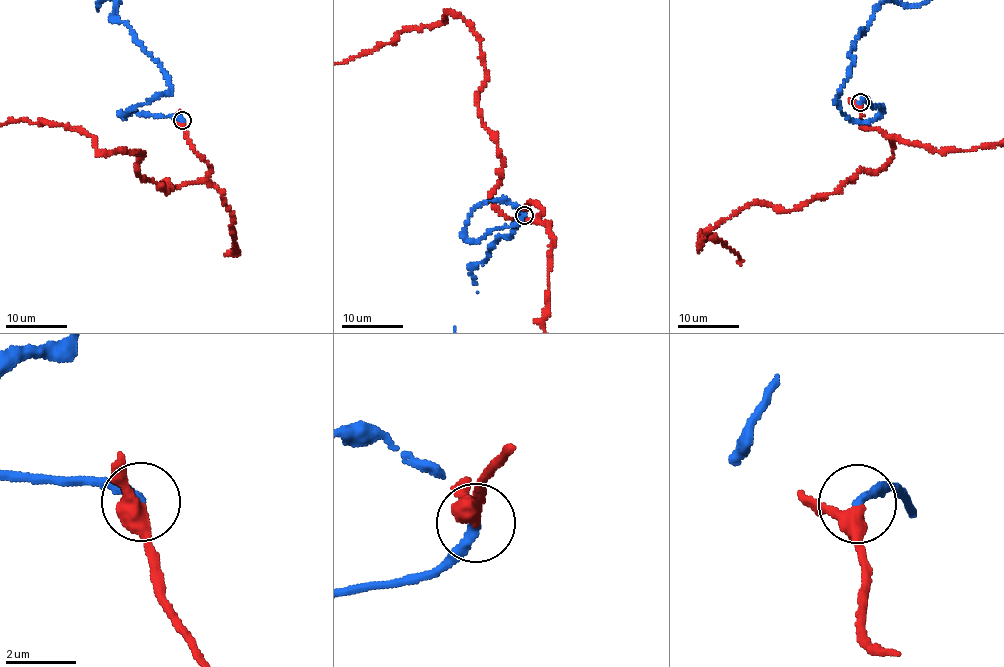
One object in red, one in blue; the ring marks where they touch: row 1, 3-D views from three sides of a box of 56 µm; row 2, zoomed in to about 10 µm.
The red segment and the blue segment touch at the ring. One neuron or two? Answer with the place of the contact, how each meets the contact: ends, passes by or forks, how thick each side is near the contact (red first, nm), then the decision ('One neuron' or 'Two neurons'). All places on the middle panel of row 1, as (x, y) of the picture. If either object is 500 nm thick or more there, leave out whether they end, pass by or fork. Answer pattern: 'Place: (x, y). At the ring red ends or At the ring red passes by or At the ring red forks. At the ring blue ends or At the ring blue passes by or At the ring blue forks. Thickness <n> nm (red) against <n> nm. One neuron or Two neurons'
Place: (524, 215). At the ring red passes by. At the ring blue ends. Thickness 400 nm (red) against 280 nm. One neuron

